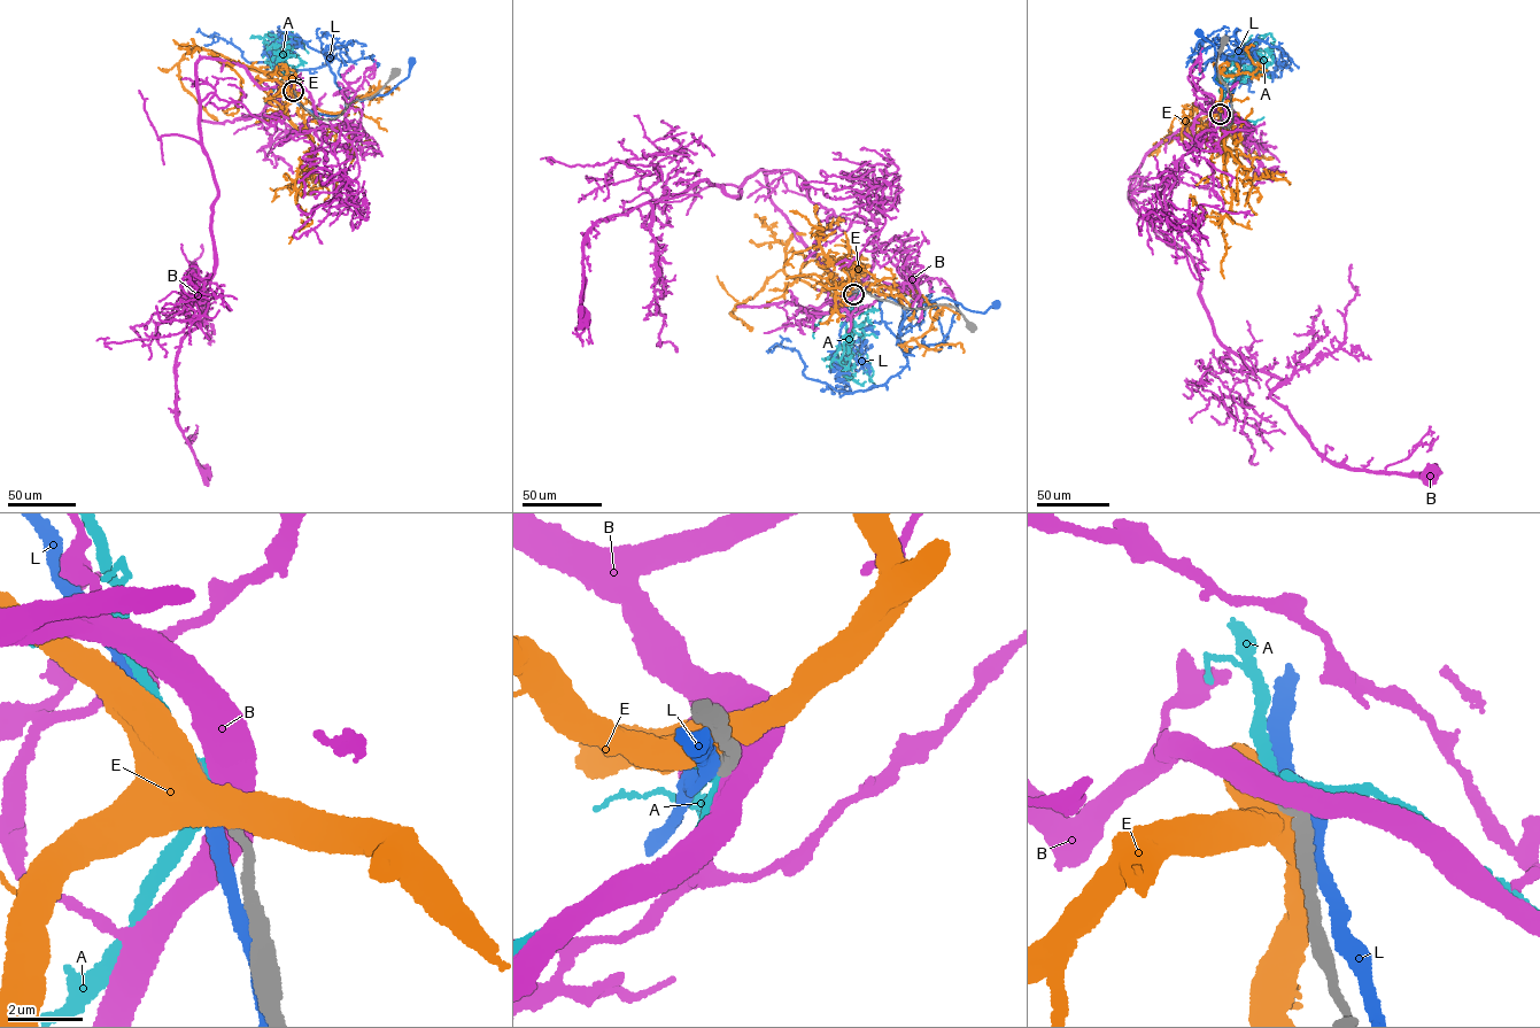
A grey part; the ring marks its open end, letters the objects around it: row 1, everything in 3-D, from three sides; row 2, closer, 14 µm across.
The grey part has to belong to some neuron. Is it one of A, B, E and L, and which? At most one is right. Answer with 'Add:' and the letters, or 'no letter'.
Add: A

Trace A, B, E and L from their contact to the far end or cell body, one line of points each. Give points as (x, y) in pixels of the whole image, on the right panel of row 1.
A: (1220, 114), (1224, 79), (1232, 71), (1238, 77), (1263, 70), (1260, 58), (1247, 59), (1253, 62)
B: (1220, 114), (1147, 152), (1130, 205), (1191, 257), (1220, 341), (1286, 379), (1270, 395), (1320, 454), (1429, 473)
E: (1220, 114), (1213, 111), (1192, 123), (1217, 124), (1244, 147), (1270, 159)
L: (1220, 115), (1223, 125), (1235, 85), (1224, 89), (1214, 80), (1214, 45), (1199, 32)

